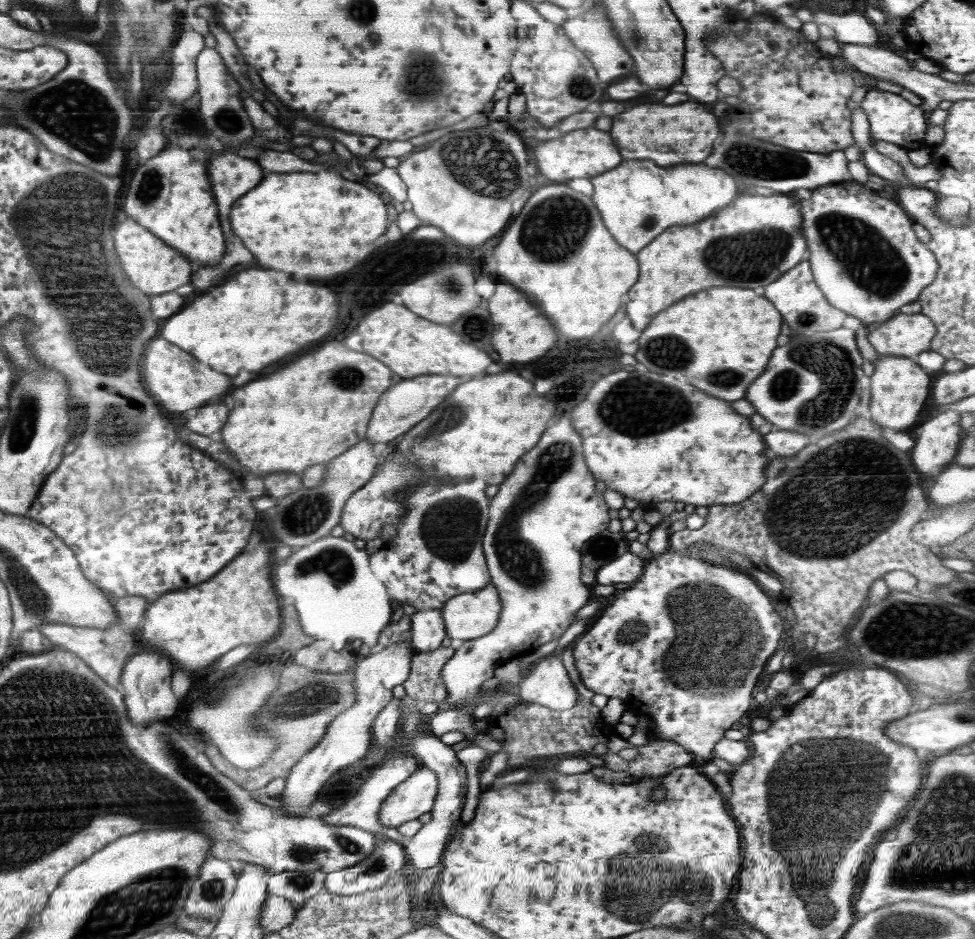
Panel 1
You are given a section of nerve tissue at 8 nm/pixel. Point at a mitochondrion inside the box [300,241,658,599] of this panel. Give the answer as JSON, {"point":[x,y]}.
{"point":[517,556]}

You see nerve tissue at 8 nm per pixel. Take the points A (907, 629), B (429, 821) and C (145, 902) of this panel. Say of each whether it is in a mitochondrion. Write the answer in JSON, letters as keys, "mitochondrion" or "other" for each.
{"A":"mitochondrion","B":"other","C":"mitochondrion"}

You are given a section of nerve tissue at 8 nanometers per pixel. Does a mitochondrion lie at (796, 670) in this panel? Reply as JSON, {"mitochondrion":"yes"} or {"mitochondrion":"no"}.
{"mitochondrion":"no"}

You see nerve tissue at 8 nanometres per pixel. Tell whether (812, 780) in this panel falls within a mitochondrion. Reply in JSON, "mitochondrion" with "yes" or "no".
{"mitochondrion":"yes"}

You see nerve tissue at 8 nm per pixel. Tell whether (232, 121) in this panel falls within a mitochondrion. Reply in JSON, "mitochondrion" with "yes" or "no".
{"mitochondrion":"no"}

